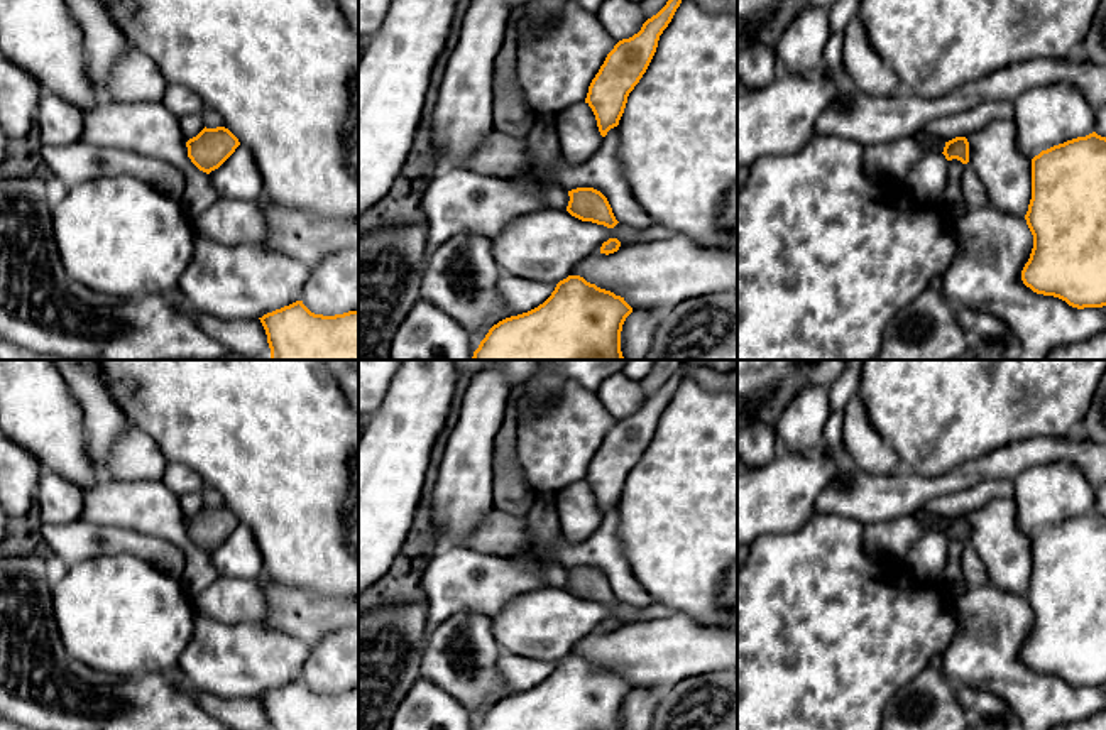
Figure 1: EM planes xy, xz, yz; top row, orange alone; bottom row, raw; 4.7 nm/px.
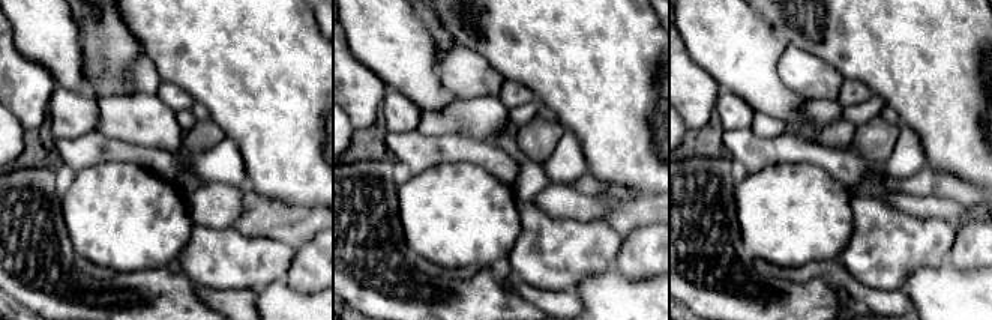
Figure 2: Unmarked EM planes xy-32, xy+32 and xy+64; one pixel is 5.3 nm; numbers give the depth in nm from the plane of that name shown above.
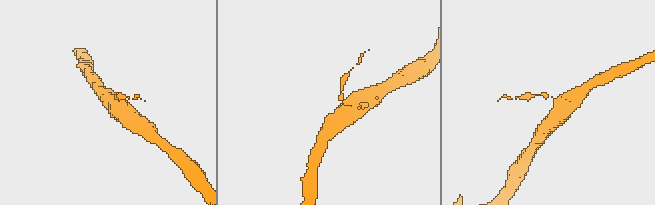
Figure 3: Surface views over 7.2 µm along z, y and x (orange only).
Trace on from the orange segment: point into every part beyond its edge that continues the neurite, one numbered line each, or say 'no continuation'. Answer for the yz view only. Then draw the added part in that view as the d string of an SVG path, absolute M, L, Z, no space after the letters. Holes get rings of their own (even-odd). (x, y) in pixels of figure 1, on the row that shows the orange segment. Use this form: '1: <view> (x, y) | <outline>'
no continuation

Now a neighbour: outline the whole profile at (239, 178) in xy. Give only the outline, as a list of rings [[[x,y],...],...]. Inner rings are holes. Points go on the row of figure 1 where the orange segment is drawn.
[[[238,145],[235,152],[208,176],[220,198],[255,203],[264,194],[262,174],[254,154],[245,145]]]

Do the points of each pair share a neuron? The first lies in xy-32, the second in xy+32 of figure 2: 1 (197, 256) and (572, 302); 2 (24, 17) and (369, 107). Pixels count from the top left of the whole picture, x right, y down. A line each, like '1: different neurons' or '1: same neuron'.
1: different neurons
2: different neurons

